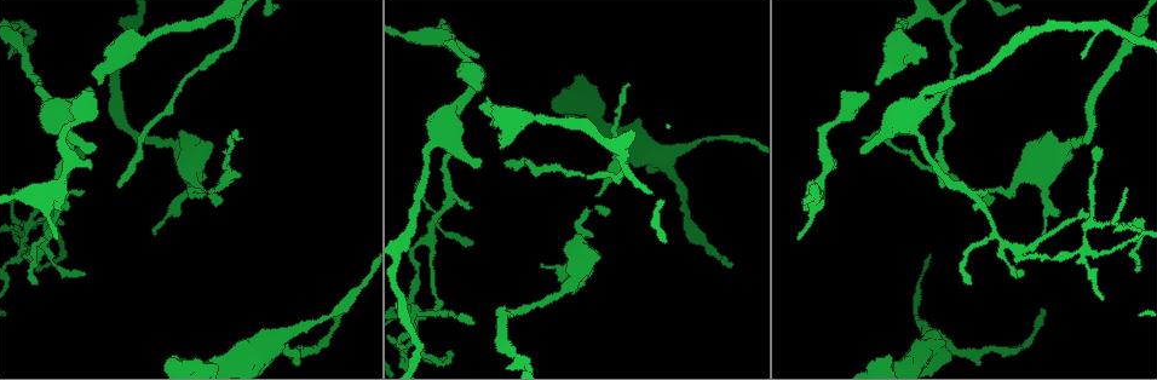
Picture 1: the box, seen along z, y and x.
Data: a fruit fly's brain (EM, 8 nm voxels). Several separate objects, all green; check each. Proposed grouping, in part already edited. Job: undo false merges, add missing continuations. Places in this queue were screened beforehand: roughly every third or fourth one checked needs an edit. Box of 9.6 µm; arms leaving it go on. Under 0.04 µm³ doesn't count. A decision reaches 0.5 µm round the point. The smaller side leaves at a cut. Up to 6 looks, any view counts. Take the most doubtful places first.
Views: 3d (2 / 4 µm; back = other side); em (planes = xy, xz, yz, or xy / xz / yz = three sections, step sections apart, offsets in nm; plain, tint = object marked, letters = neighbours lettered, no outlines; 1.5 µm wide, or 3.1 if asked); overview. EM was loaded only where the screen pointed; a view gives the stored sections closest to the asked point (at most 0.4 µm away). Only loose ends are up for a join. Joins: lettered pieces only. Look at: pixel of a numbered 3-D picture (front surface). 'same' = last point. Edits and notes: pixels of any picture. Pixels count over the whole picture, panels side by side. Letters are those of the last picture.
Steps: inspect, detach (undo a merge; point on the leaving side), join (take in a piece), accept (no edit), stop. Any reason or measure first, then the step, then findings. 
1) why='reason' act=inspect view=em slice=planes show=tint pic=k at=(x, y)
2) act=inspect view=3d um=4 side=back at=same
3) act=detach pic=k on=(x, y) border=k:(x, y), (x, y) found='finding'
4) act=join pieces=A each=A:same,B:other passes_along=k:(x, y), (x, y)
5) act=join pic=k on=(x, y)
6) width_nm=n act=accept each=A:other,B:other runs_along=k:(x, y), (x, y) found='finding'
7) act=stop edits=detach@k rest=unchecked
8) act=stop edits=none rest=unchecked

why='narrows sharply' act=inspect view=em slice=planes show=letters pic=1 at=(20, 252)

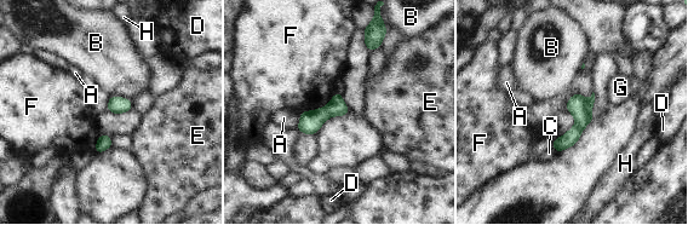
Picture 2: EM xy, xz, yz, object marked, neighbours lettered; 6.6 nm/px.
act=detach pic=2 on=(591, 99) each=A:other,B:other,C:other,D:other,E:other,F:other,G:other,H:other found='two neurons meet here'

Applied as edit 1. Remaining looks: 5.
act=inspect view=overview

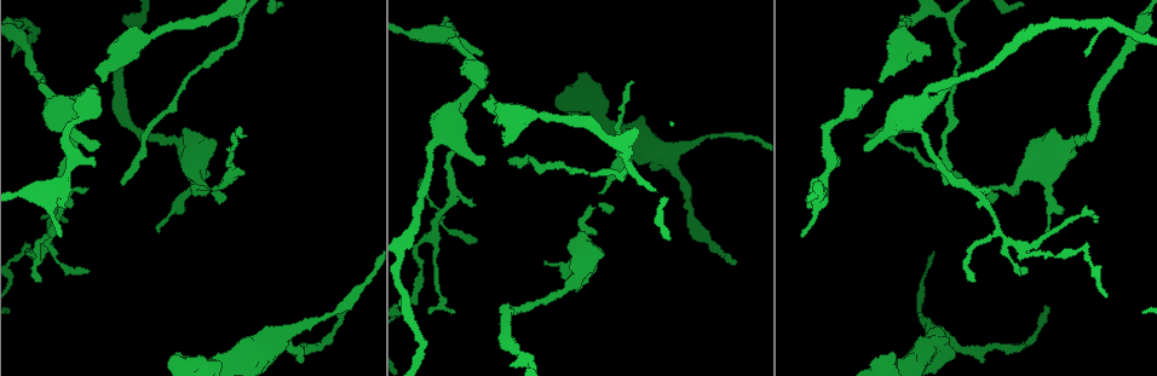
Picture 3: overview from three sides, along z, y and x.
act=inspect view=3d um=4 pic=3 at=(98, 88)

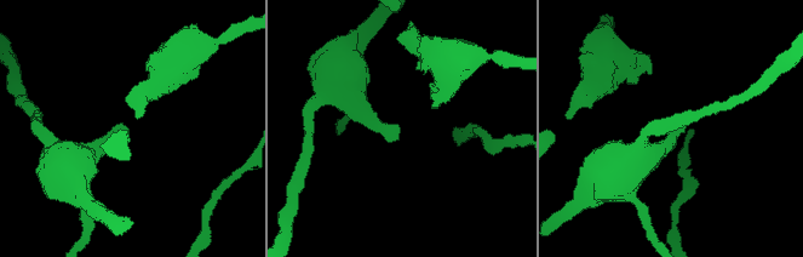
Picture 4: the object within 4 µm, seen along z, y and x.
why='need the tissue' act=inspect view=em slice=planes show=letters pic=4 at=(397, 136)

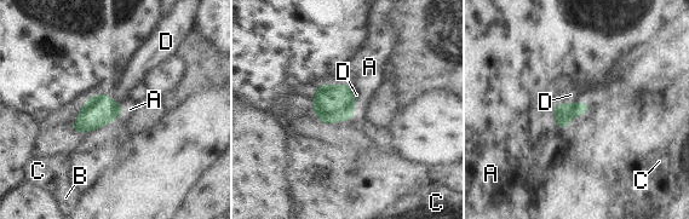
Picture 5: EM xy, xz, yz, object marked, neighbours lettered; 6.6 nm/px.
act=join pieces=D each=A:other,B:other,C:other,D:same passes_along=5:(564, 114), (573, 103), (570, 94) found='the neuron continues'

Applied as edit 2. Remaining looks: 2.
act=stop edits=detach@2,join@5 rest=unchecked

